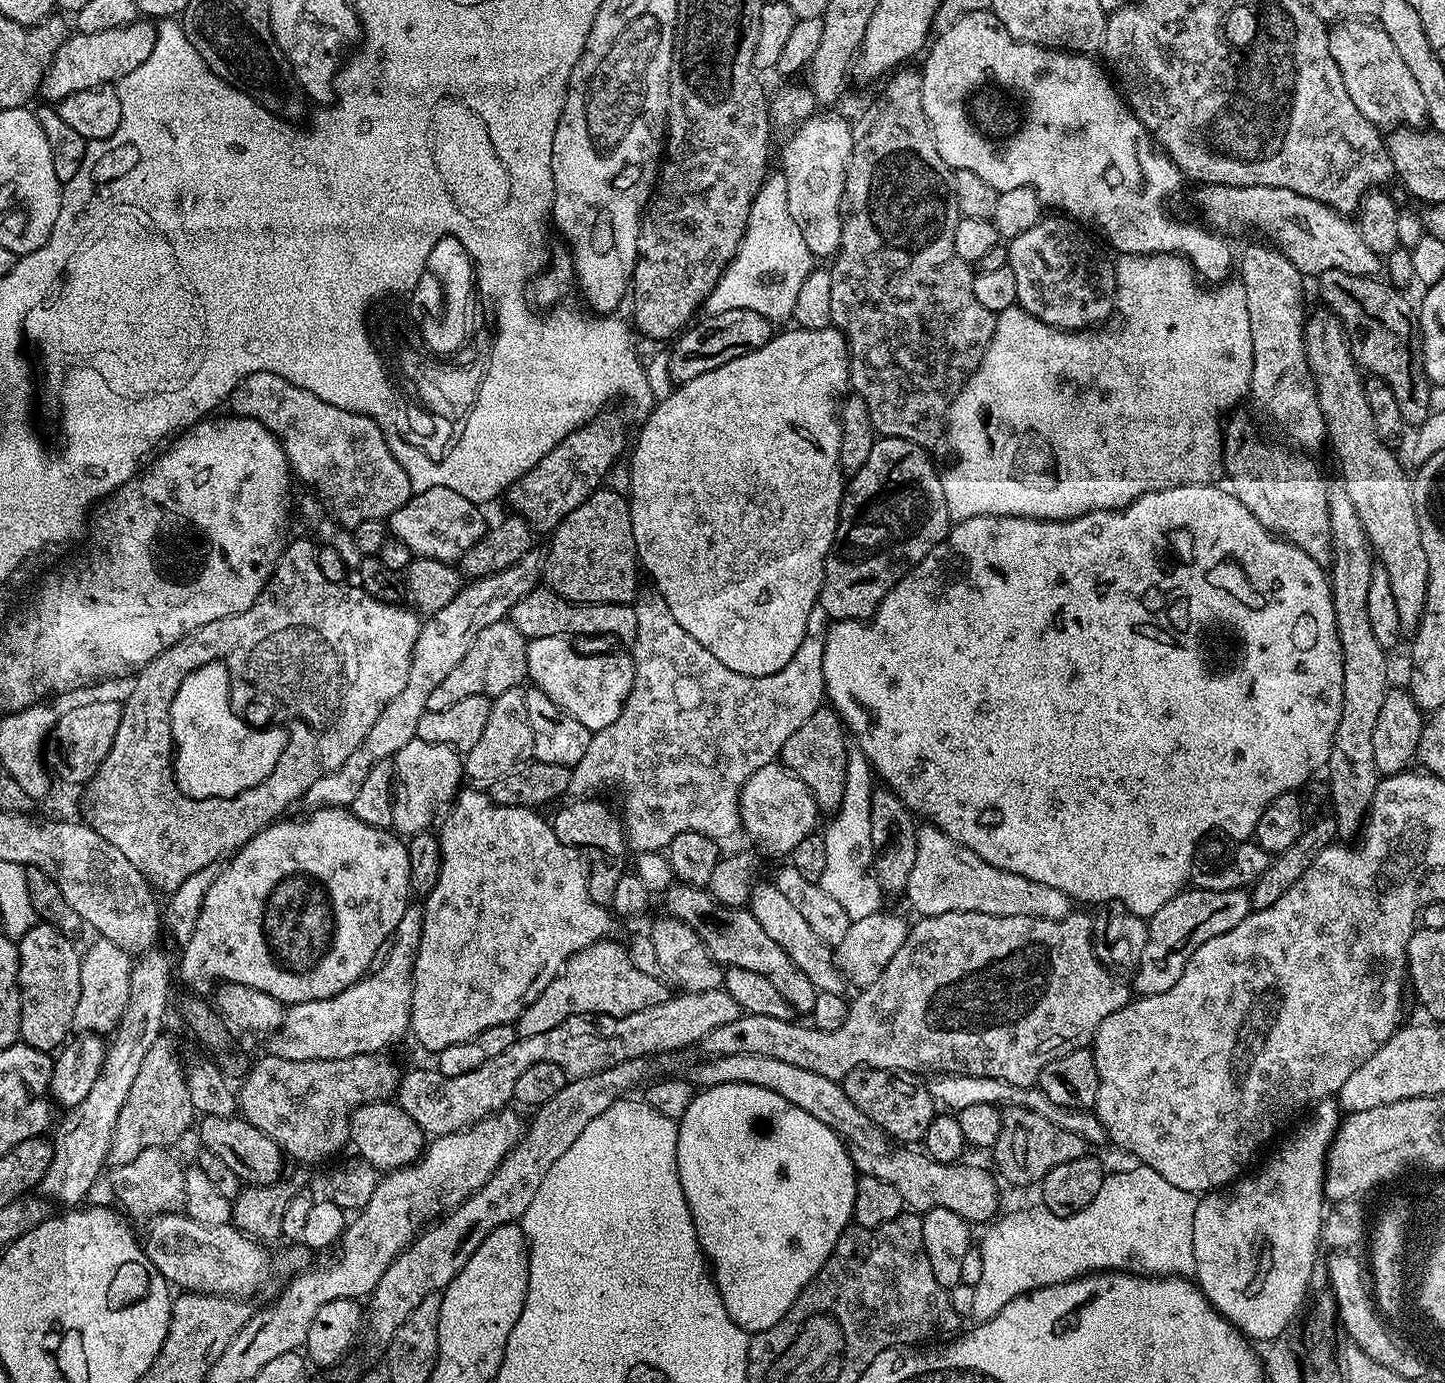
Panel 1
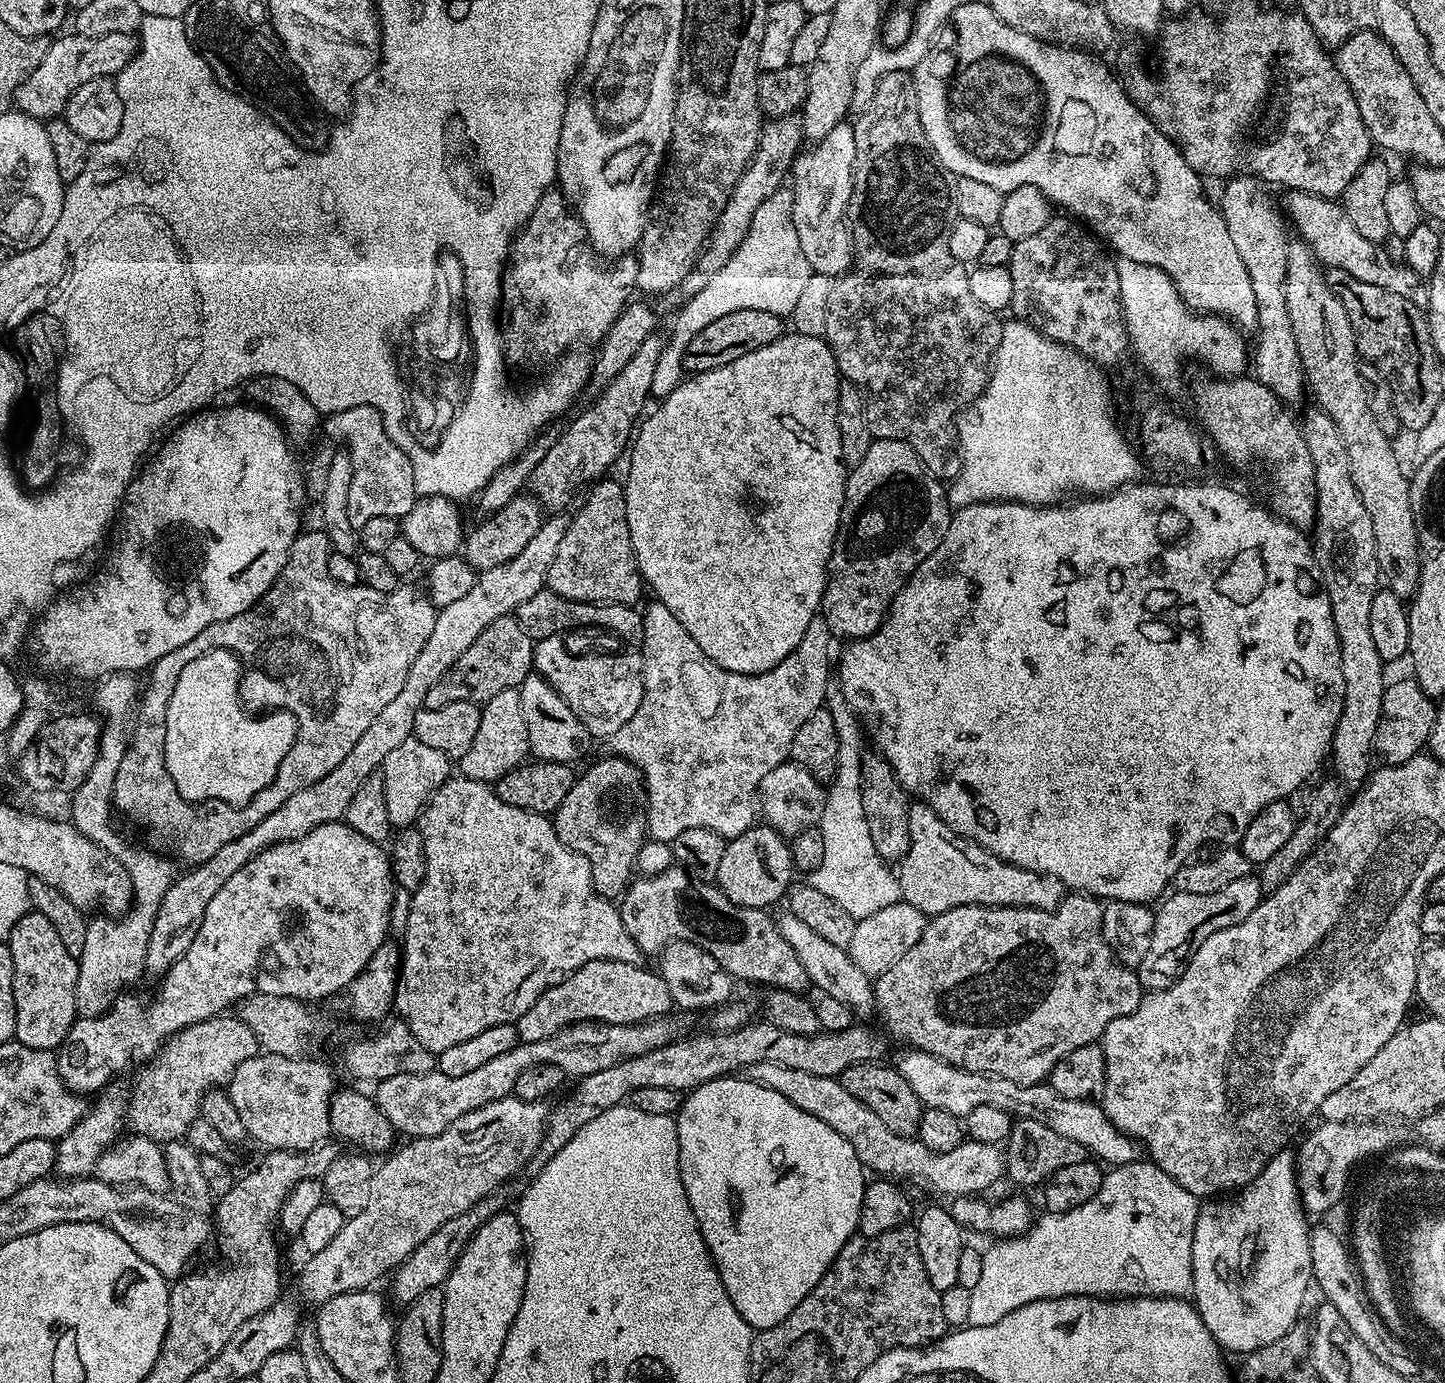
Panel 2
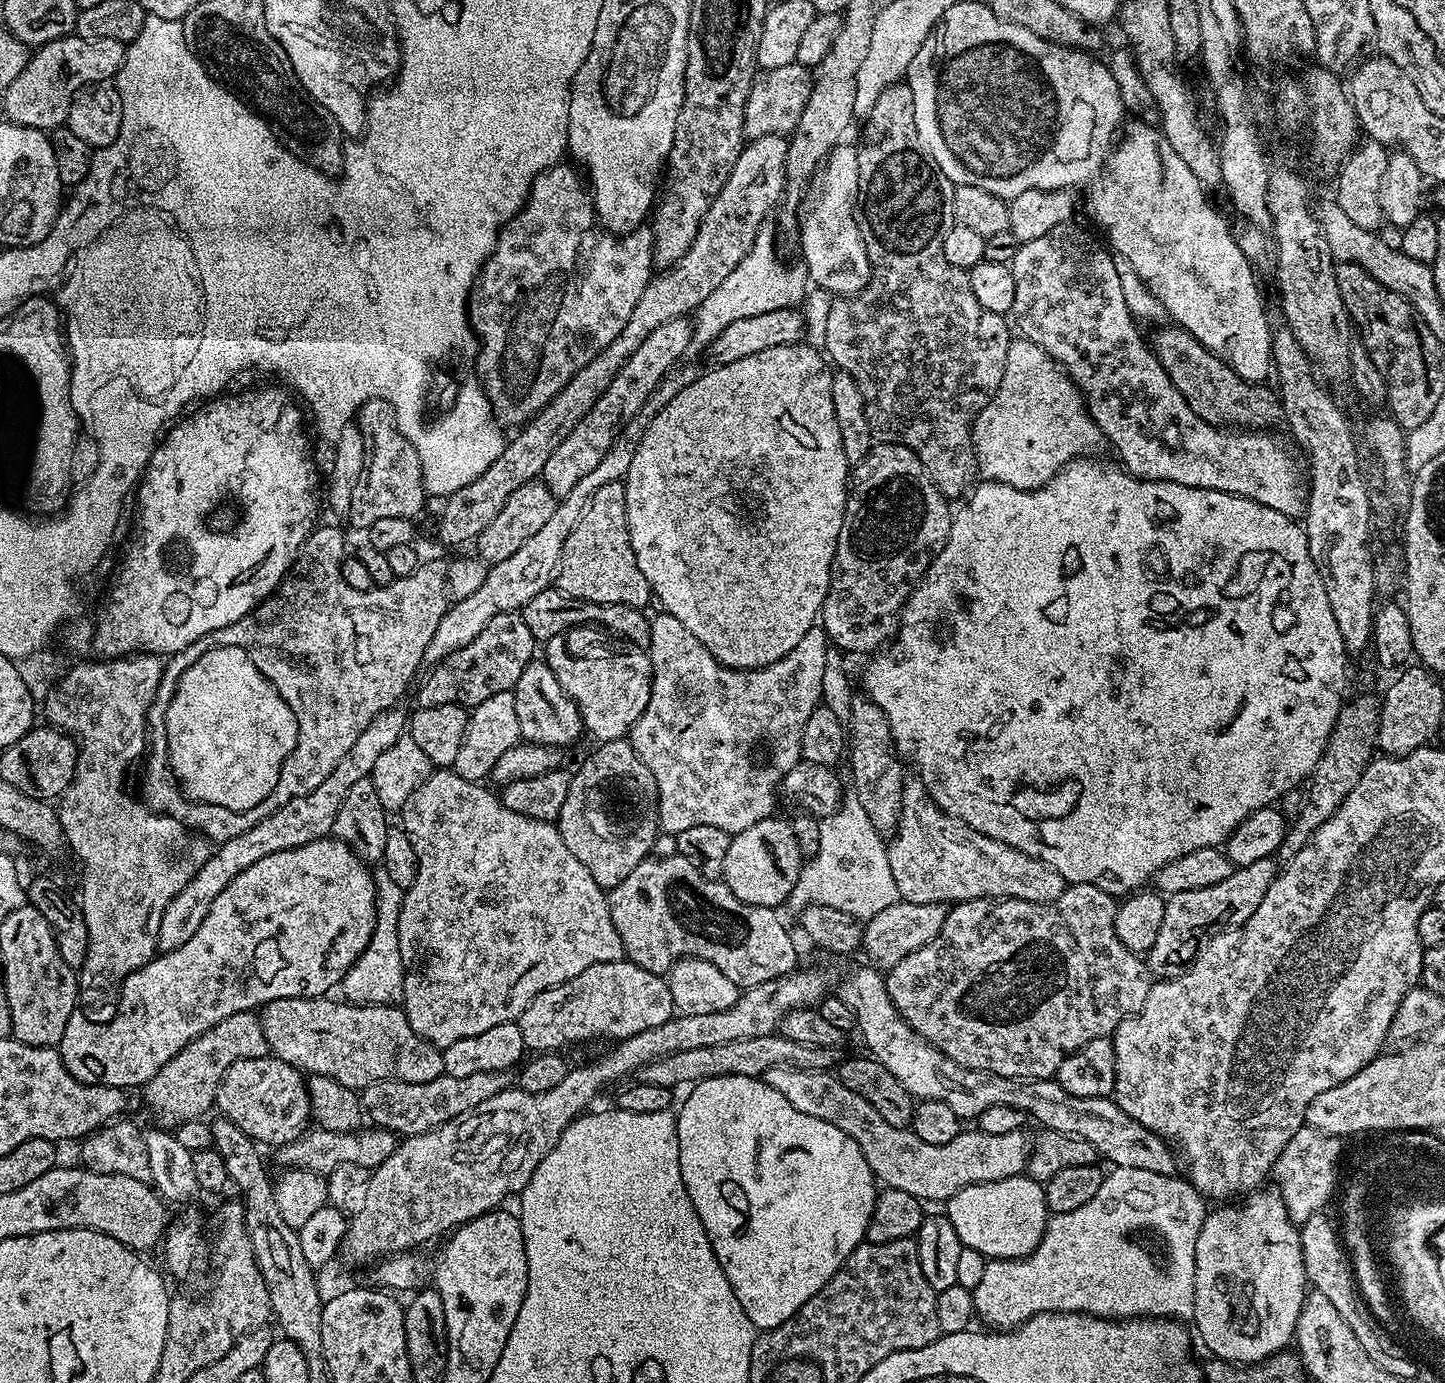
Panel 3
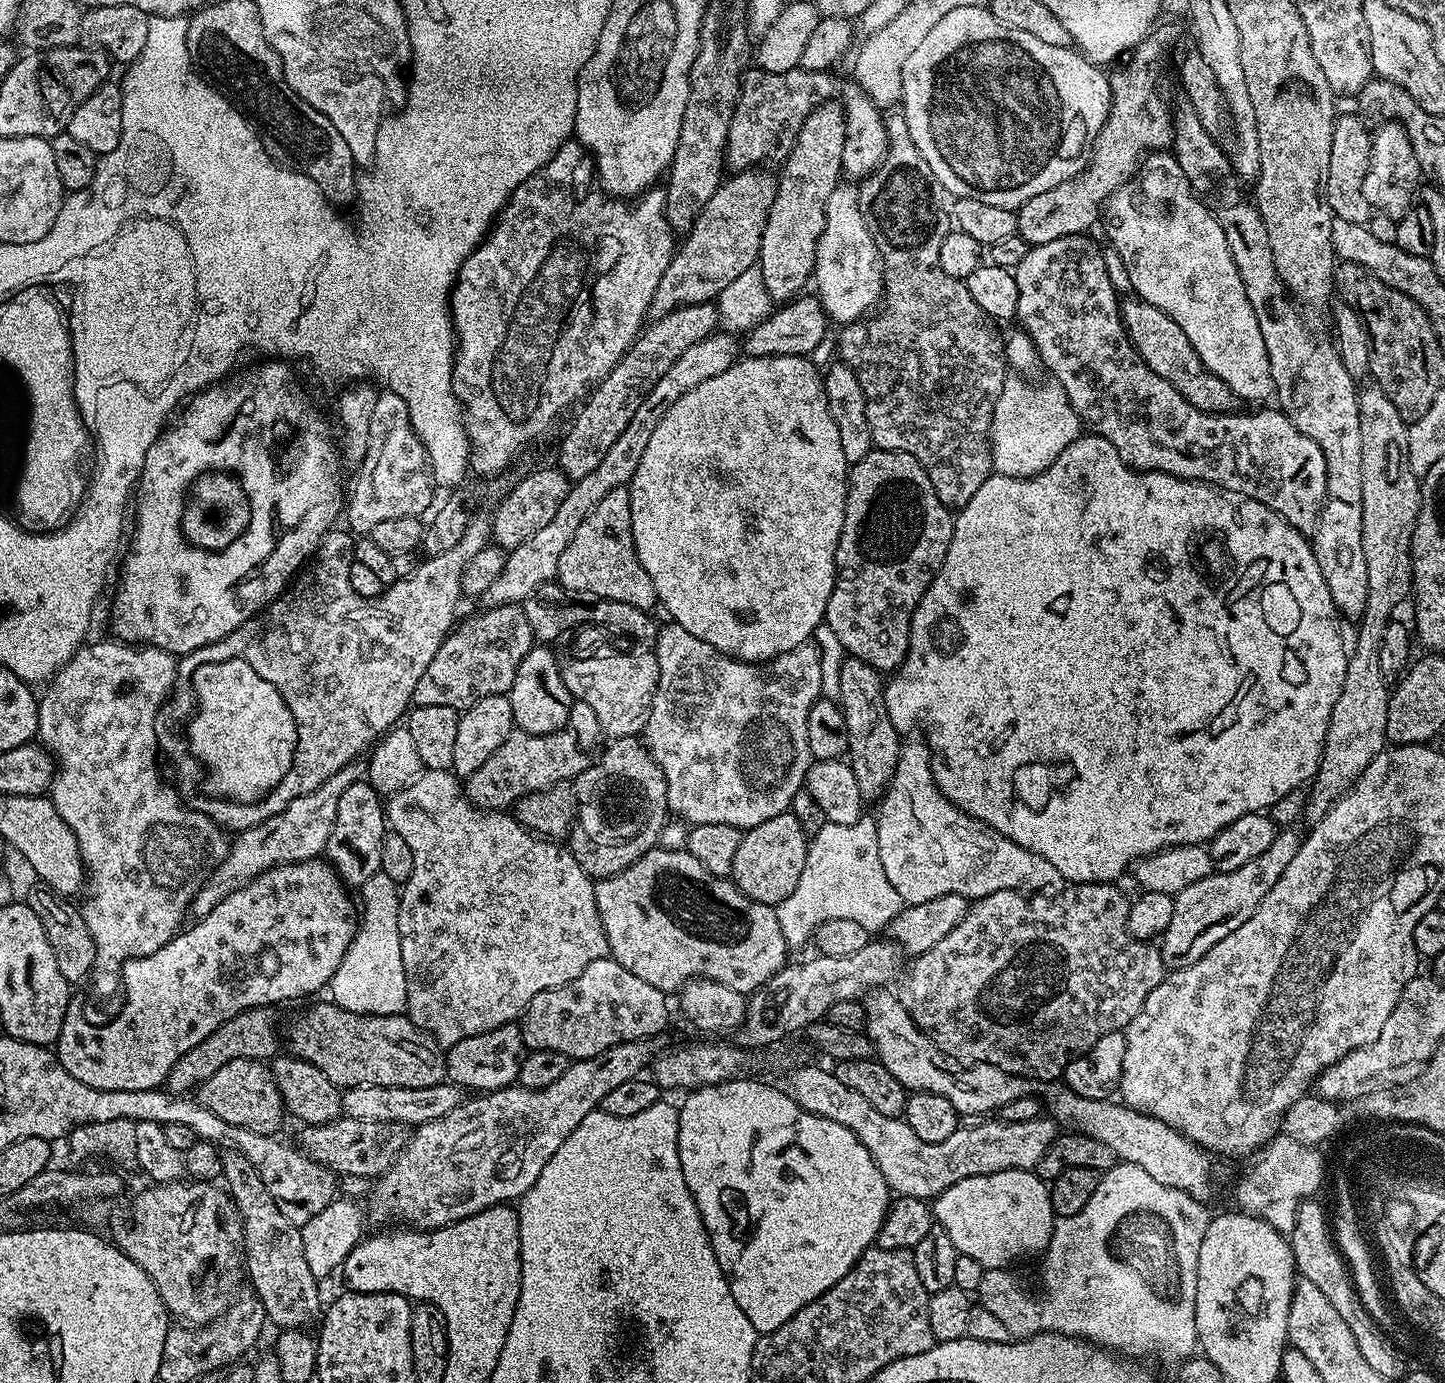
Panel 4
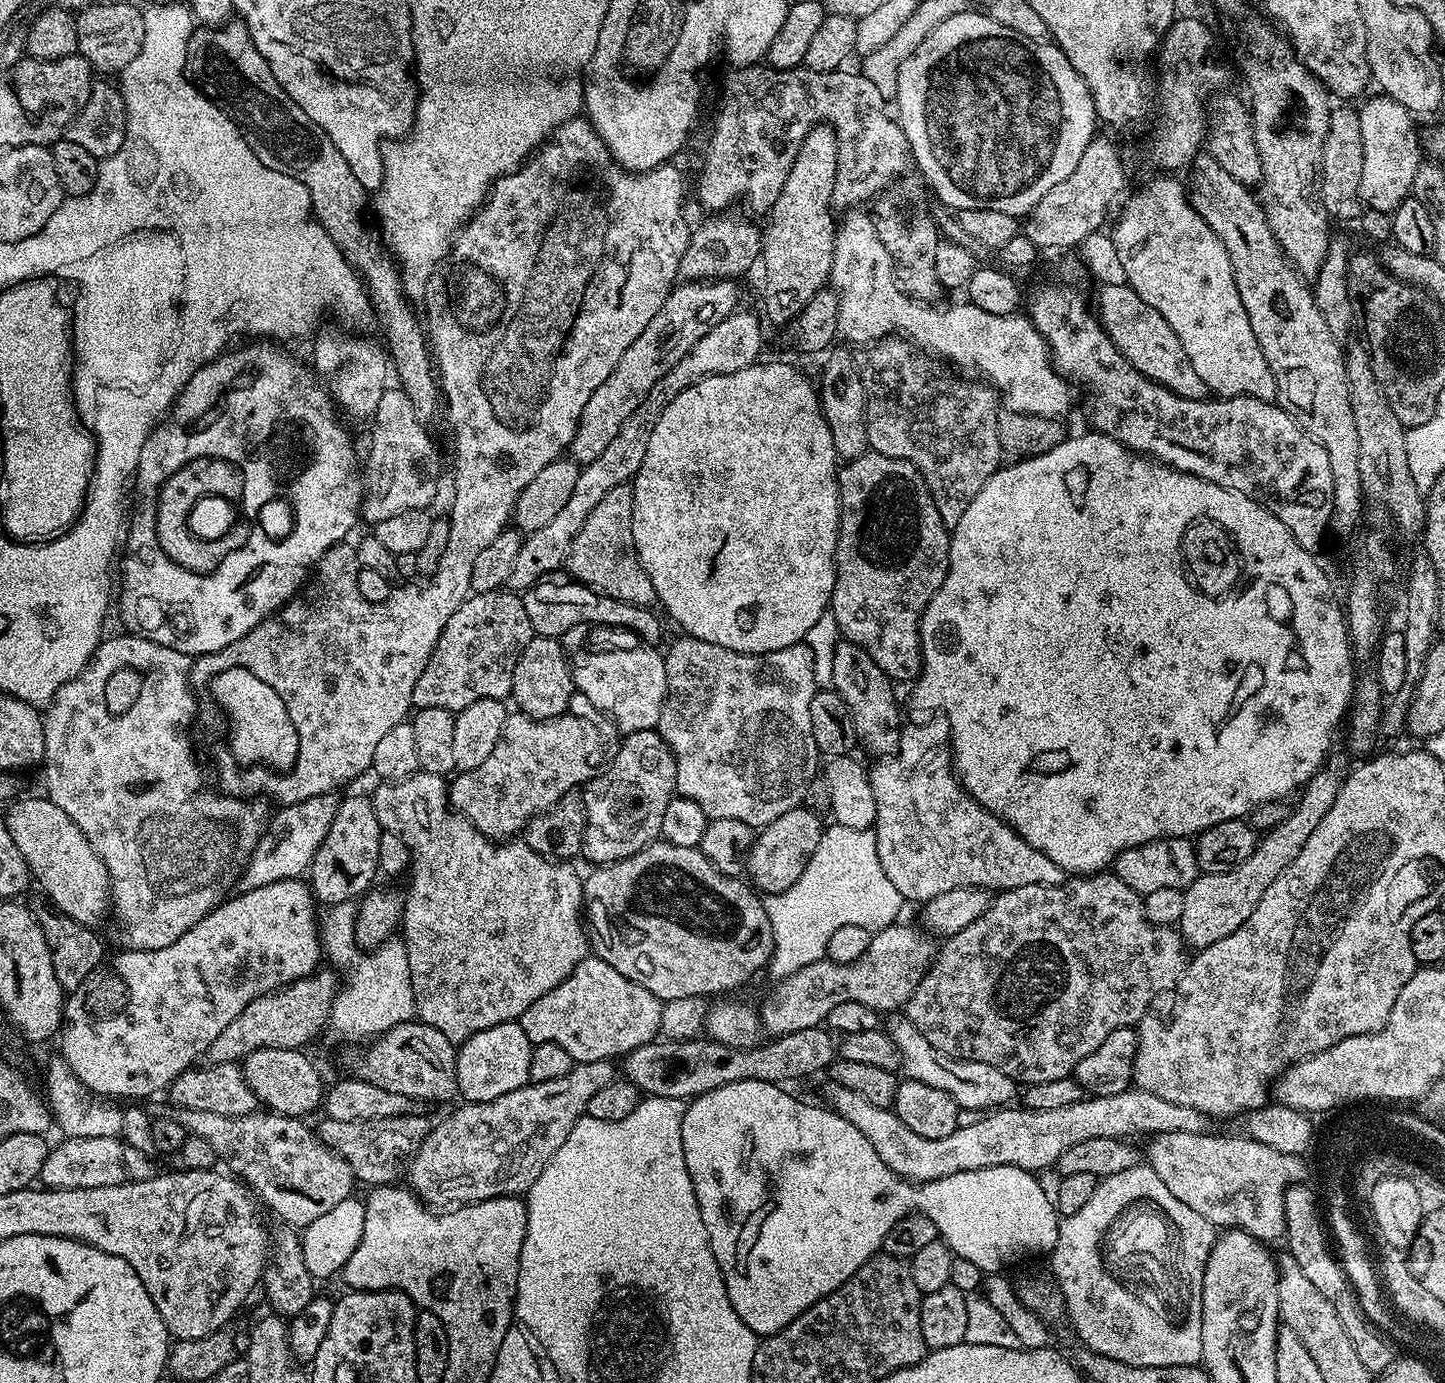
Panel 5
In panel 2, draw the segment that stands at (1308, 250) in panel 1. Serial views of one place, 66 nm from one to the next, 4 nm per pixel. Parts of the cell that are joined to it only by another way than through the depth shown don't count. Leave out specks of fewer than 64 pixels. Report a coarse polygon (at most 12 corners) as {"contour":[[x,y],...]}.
{"contour":[[1289,191],[1282,208],[1325,269],[1427,309],[1428,285],[1362,238],[1337,201]]}

